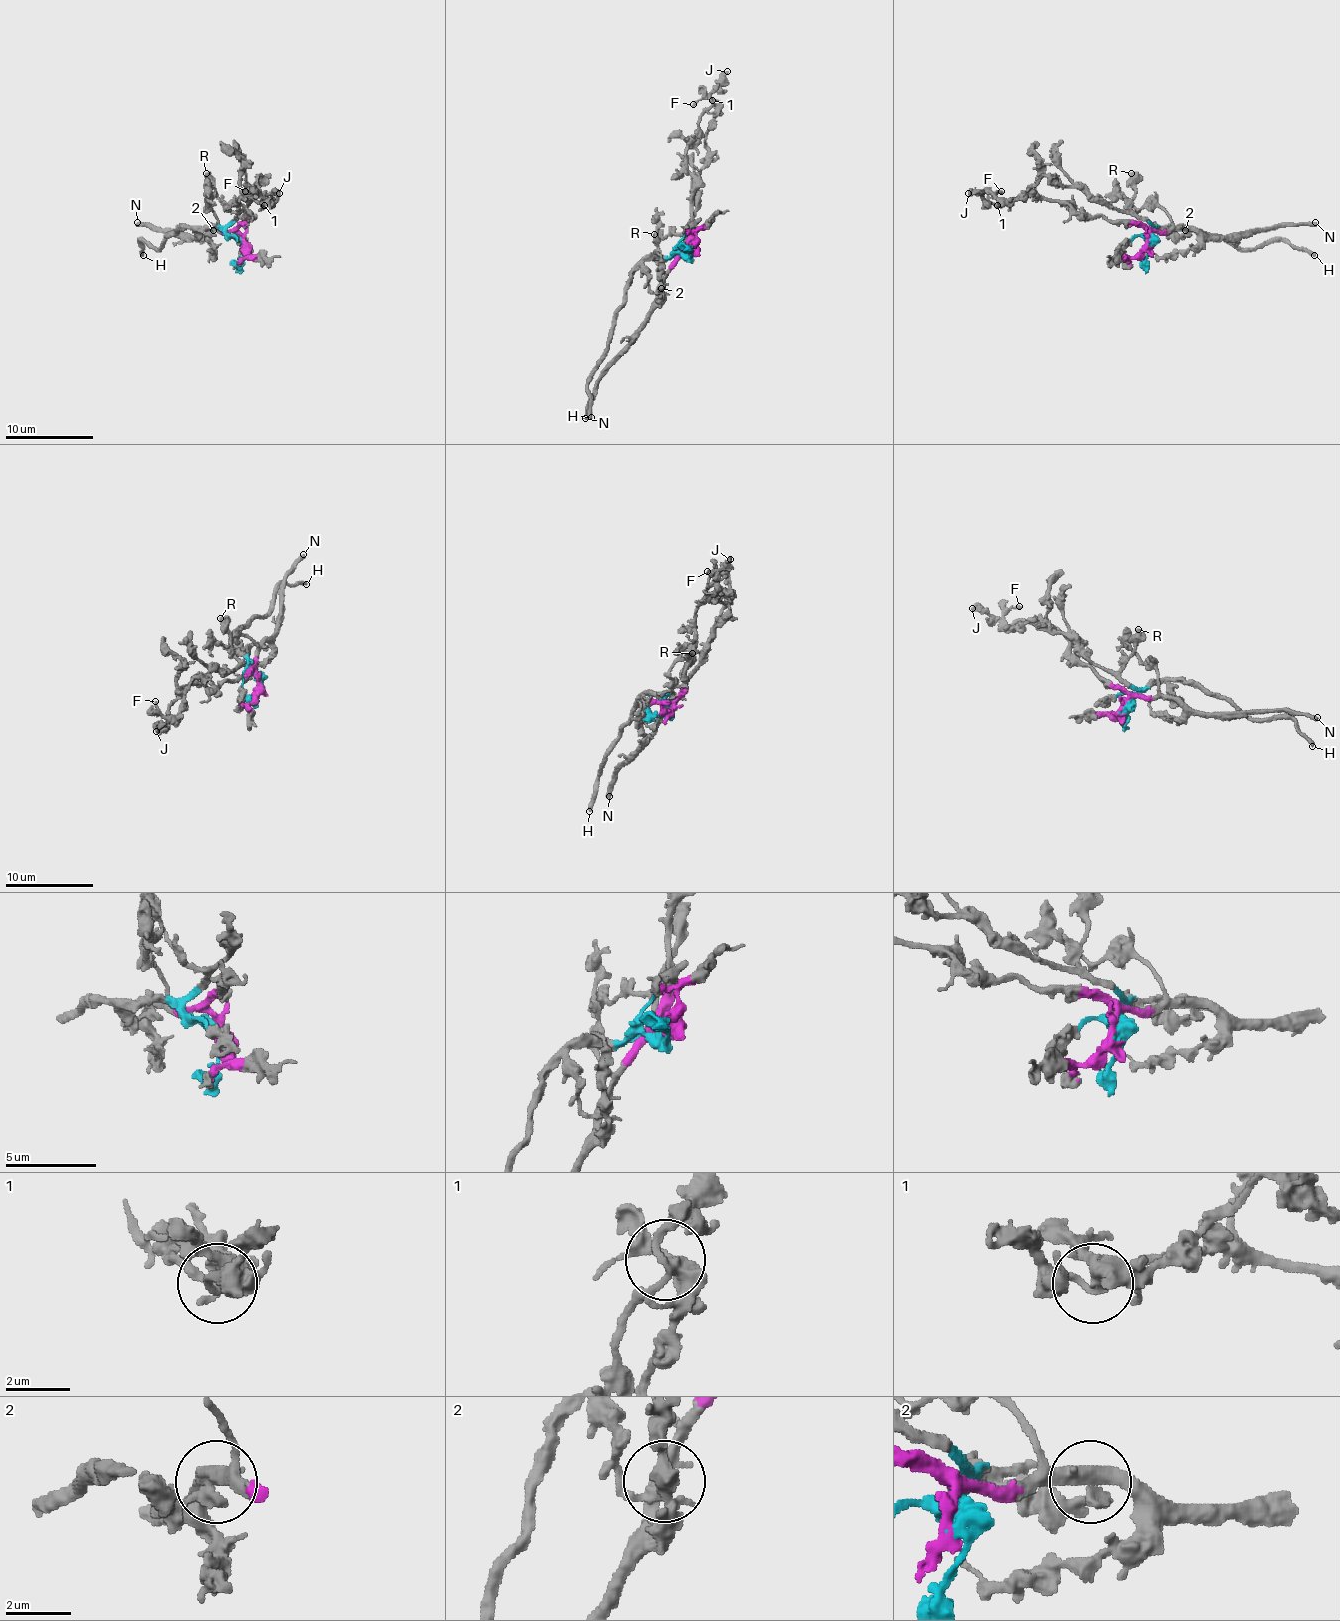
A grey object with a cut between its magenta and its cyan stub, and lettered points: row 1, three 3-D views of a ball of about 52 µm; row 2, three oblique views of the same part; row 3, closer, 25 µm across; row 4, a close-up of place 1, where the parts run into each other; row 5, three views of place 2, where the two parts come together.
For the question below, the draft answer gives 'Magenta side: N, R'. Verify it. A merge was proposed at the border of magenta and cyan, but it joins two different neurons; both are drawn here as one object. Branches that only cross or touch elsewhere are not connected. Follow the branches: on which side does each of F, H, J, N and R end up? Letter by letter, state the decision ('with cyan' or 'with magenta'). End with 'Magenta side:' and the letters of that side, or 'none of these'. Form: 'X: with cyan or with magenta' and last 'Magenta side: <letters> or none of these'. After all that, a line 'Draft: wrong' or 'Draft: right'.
F: with cyan
H: with cyan
J: with magenta
N: with magenta
R: with cyan
Magenta side: J, N
Draft: wrong

